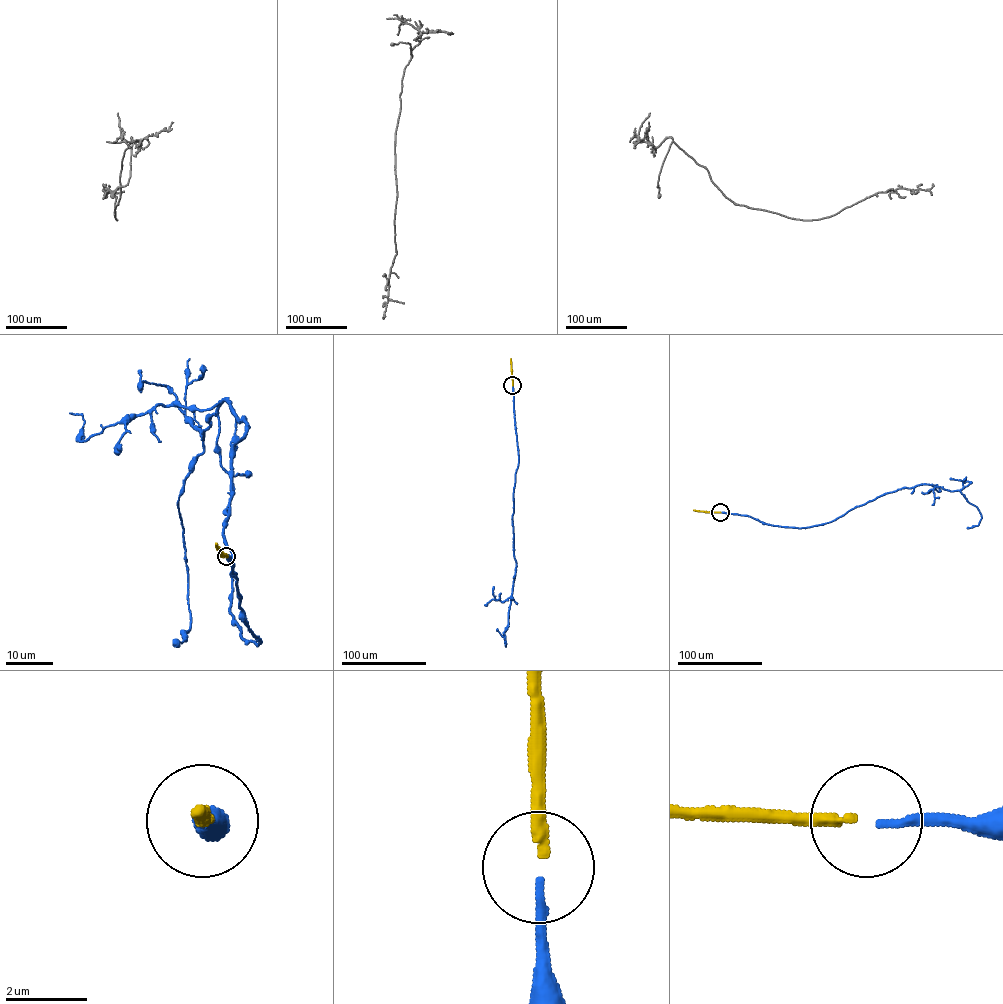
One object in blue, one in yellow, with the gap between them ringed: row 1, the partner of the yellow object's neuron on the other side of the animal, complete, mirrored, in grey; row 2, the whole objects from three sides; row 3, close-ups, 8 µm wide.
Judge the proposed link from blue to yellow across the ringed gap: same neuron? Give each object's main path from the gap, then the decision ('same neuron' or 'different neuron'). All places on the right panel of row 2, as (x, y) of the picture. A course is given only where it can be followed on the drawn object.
blue runs (721, 512), (807, 527), (888, 493), (930, 484), (959, 490), (977, 507), (979, 524), (967, 528); yellow runs (720, 512), (693, 510); same neuron

